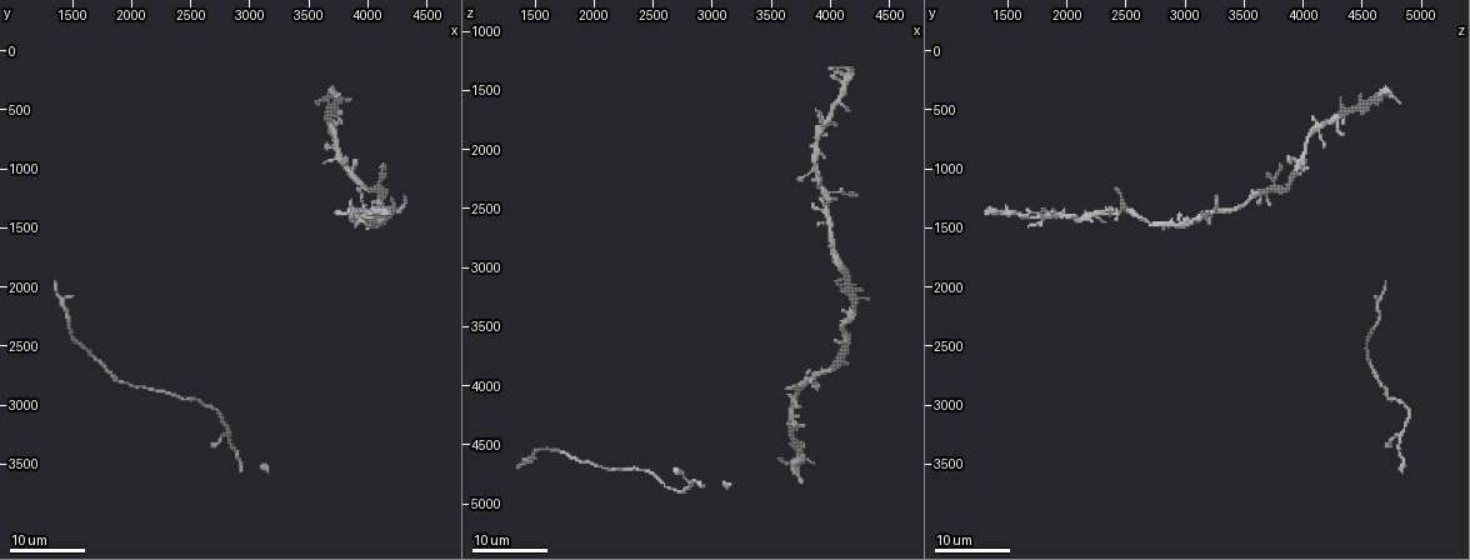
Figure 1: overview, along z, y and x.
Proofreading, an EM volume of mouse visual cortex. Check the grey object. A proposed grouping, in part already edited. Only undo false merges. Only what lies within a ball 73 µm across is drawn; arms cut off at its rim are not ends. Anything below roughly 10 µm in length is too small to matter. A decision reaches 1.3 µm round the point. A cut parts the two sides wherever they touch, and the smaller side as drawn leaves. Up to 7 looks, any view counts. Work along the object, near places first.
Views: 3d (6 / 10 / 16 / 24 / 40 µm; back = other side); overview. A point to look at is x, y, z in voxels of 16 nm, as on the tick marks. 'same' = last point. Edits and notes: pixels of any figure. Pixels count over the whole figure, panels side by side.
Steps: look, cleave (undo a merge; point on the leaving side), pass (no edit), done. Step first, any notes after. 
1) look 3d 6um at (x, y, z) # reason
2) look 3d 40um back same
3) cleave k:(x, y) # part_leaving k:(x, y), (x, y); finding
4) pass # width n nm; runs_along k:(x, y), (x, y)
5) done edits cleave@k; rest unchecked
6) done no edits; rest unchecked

look 3d 24um at (3860, 1400, 2020) # thin neck

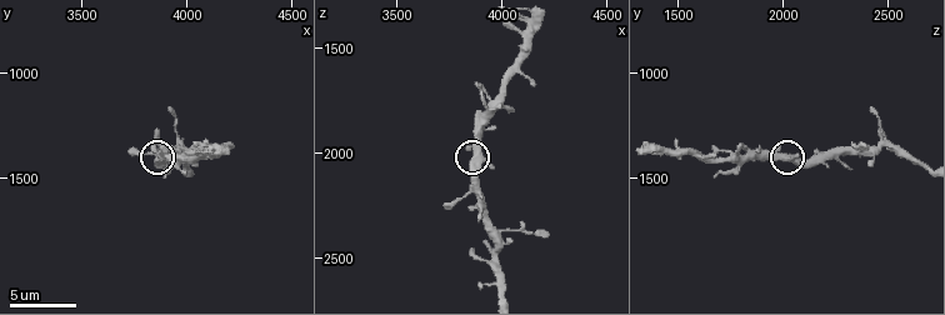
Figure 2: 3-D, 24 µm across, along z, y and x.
look 3d 6um at (3880, 1400, 1990)

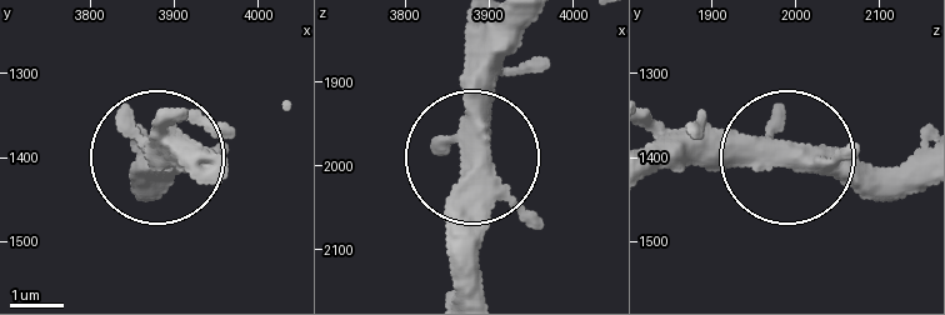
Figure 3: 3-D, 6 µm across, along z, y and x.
pass # width 390 nm; runs_along 3:(479, 283), (470, 33); one cell here

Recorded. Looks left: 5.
look 3d 16um at (3780, 900, 3980) # four or more arms meet

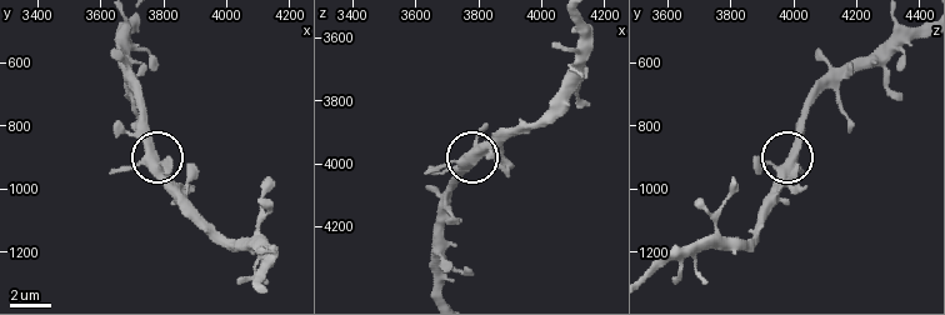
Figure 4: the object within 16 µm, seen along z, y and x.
look 3d 6um at (3780, 910, 3990)

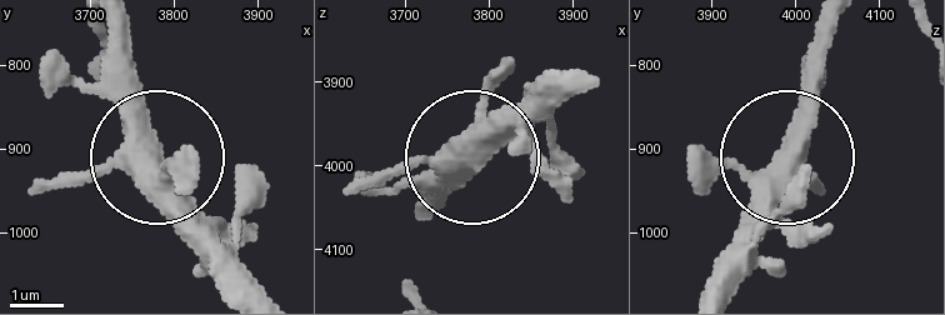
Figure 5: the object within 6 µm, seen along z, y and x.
pass # arms 4; runs_along 5:(29, 195), (154, 155), (131, 39); all the same cell

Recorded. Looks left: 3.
look 3d 24um at (2500, 2940, 4760)

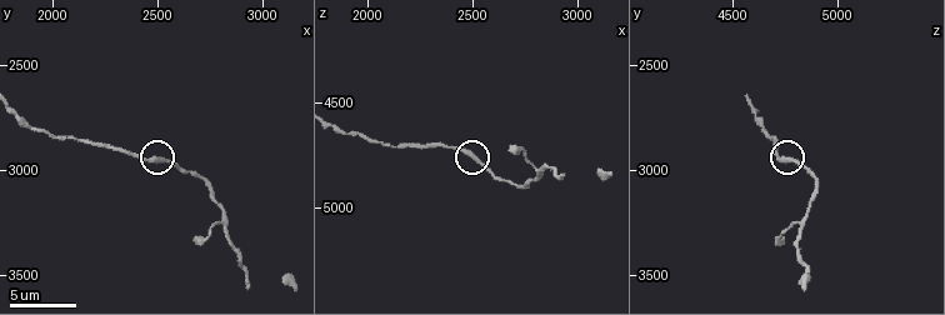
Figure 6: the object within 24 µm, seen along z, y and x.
look 3d 6um at (2510, 2950, 4770) # zoom in

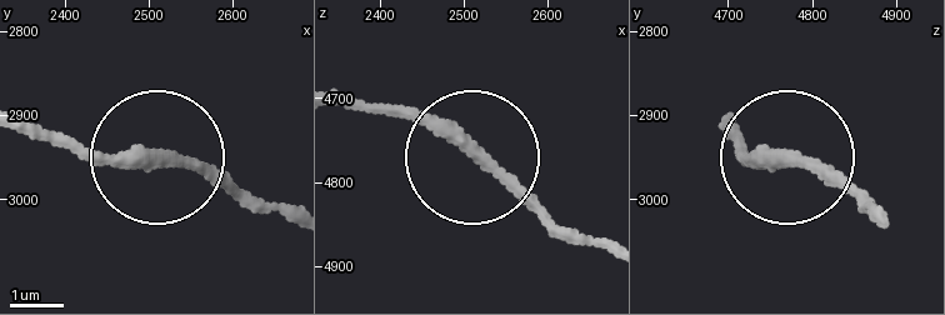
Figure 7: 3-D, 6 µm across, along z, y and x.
pass # side_arm 14 um; one cell here

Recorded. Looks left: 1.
done no edits; rest unchecked

